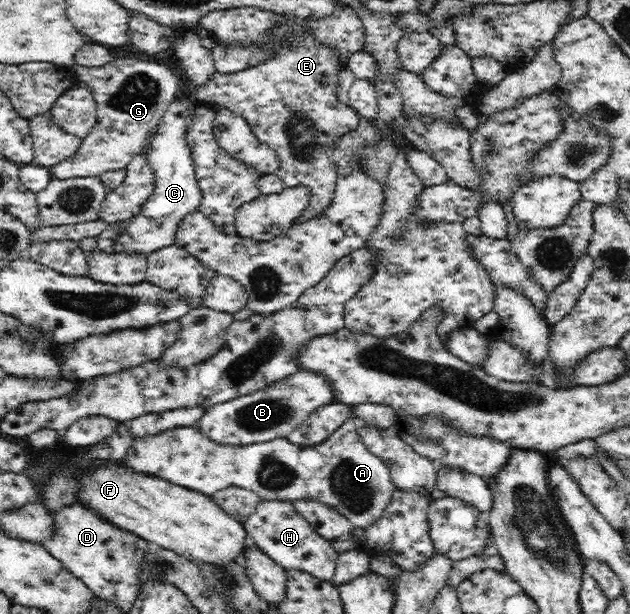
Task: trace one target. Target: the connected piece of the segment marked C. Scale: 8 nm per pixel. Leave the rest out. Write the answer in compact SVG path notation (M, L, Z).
M193 89L187 91L188 97L178 98L180 101L170 105L160 119L156 133L151 137L145 149L145 160L152 168L154 189L146 199L140 214L127 221L108 224L102 233L97 234L96 245L91 252L106 256L116 255L150 255L156 250L175 243L175 234L182 221L197 211L202 199L200 188L193 175L192 159L189 148L185 145L184 129L189 103L197 102Z

